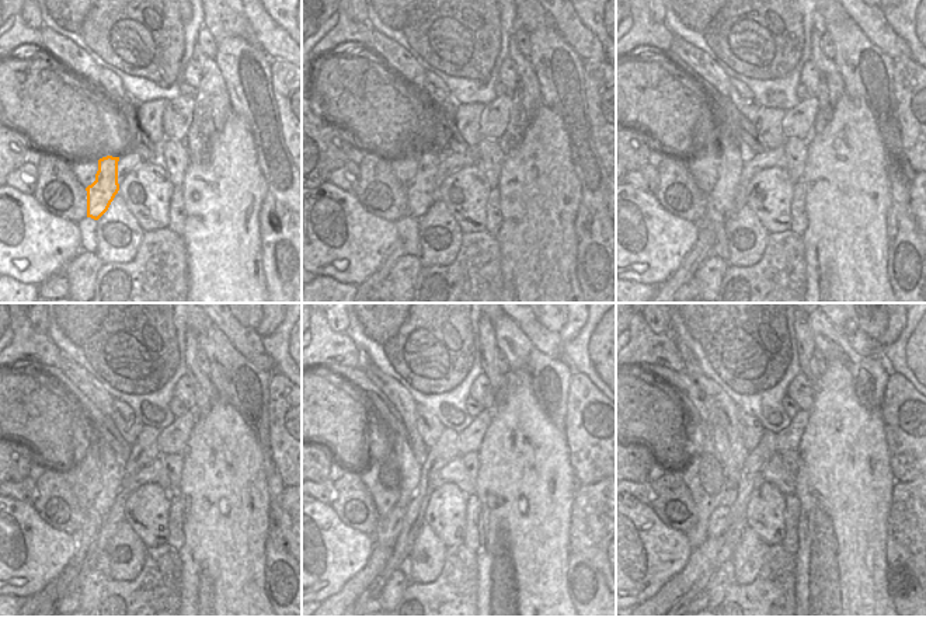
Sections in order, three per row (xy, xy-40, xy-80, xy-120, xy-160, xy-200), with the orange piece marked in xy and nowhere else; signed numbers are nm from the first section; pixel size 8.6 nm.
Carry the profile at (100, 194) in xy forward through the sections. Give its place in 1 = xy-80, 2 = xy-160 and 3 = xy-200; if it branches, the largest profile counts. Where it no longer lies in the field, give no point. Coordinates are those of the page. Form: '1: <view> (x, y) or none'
1: xy-80 (741, 174)
2: xy-160 (413, 470)
3: xy-200 (716, 419)

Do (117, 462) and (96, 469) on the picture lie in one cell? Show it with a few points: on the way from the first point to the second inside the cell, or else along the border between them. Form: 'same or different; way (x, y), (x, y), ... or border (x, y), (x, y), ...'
different; border (105, 463), (110, 481)

